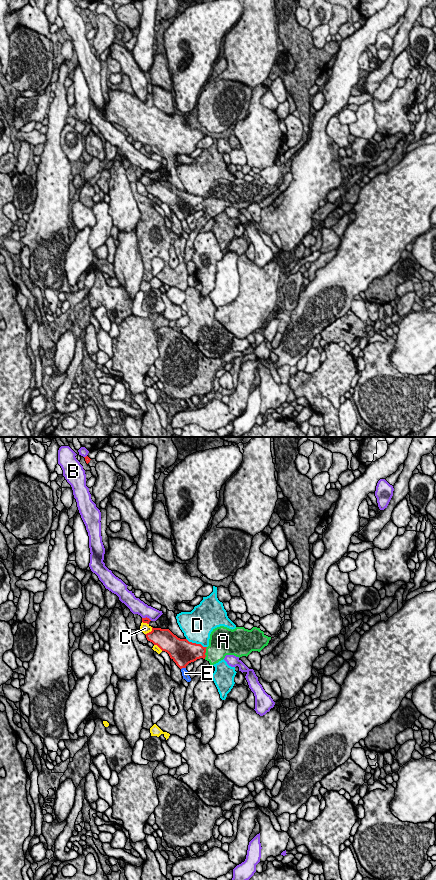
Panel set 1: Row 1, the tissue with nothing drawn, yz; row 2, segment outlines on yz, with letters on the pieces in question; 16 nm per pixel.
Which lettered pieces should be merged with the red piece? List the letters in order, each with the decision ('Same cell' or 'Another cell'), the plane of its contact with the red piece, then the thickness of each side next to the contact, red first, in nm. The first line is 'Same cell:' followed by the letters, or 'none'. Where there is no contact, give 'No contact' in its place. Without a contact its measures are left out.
Same cell: A
A: Same cell. Touches red in yz. Thickness 320 nm (red) against 360 nm
B: Another cell. Touches red in yz. Thickness 100 nm (red) against 240 nm
C: Another cell. Touches red in yz. Thickness 320 nm (red) against 160 nm
D: Another cell. Touches red in yz. Thickness 400 nm (red) against 460 nm
E: Another cell. Touches red in yz. Thickness 400 nm (red) against 120 nm

